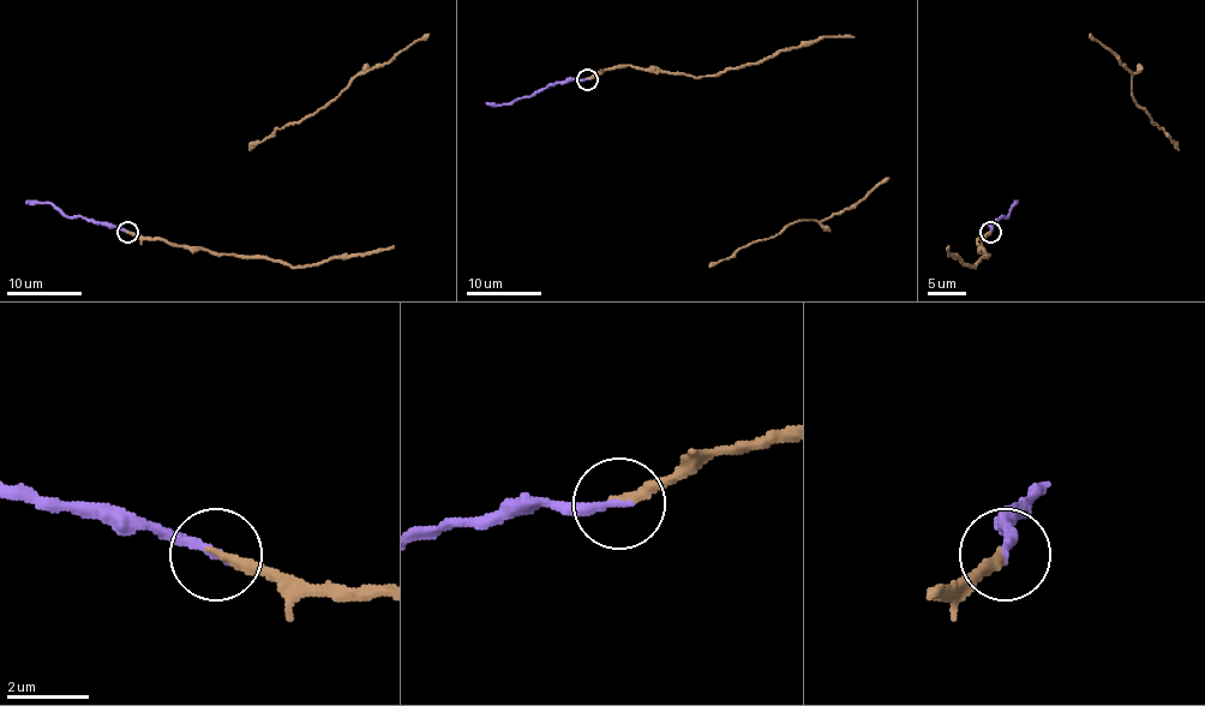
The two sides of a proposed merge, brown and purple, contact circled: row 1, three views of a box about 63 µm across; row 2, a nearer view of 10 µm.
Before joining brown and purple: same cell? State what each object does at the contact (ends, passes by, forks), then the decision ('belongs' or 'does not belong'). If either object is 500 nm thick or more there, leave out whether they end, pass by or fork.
brown ends there; purple ends there; belongs

